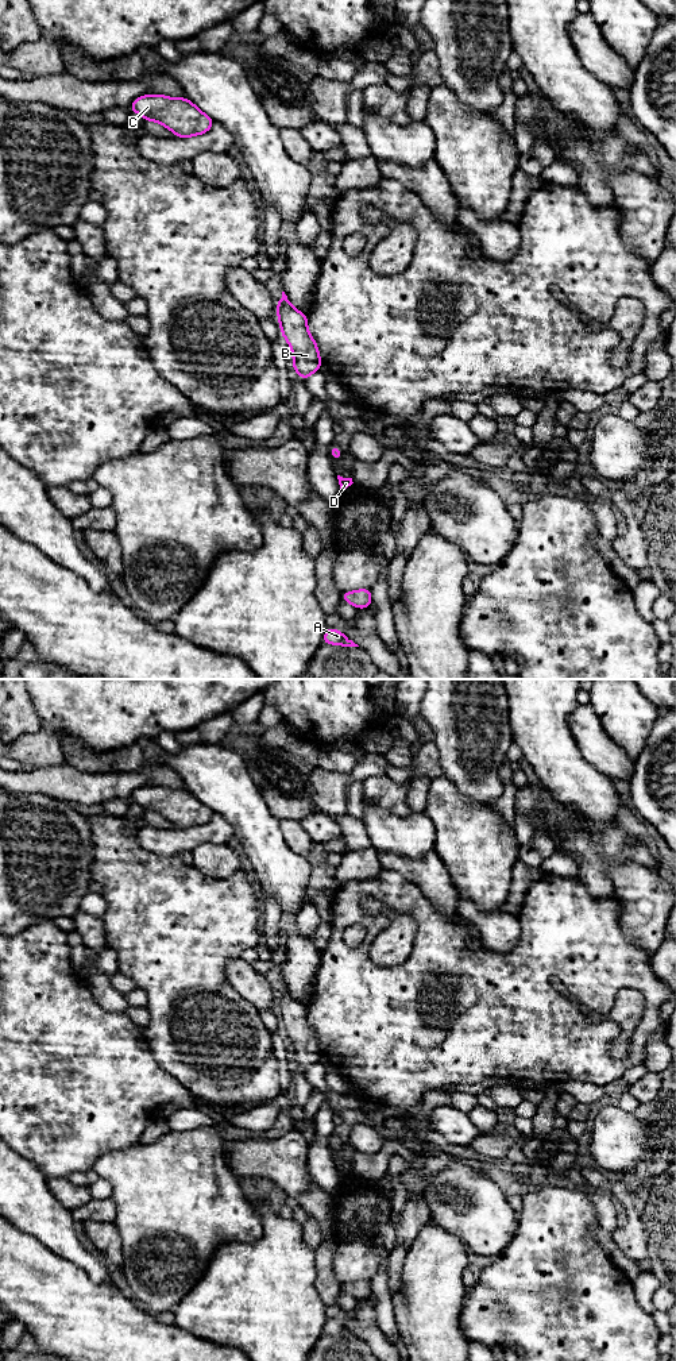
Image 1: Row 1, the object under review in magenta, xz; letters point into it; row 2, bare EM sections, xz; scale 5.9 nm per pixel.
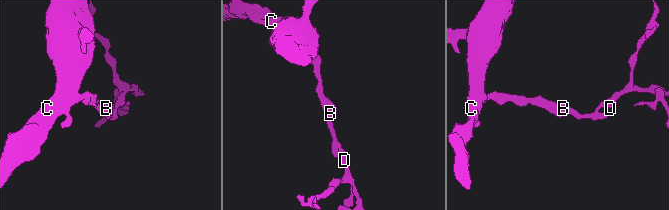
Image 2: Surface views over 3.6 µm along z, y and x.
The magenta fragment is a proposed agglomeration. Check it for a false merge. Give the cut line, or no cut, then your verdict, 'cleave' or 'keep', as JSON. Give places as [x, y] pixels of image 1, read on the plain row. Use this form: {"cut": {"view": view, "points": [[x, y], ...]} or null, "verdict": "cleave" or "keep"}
{"cut": null, "verdict": "keep"}

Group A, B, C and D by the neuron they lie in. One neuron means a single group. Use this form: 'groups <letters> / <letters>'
groups A B C D

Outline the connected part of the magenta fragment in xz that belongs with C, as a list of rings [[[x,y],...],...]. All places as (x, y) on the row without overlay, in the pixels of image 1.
[[[146,786],[134,791],[128,799],[144,811],[158,813],[177,829],[190,829],[208,824],[213,810],[200,802],[188,789],[174,790],[163,786]]]

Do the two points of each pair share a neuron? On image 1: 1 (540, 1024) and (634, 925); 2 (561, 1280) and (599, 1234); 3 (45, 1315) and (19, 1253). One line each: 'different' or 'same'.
1: different
2: different
3: same

